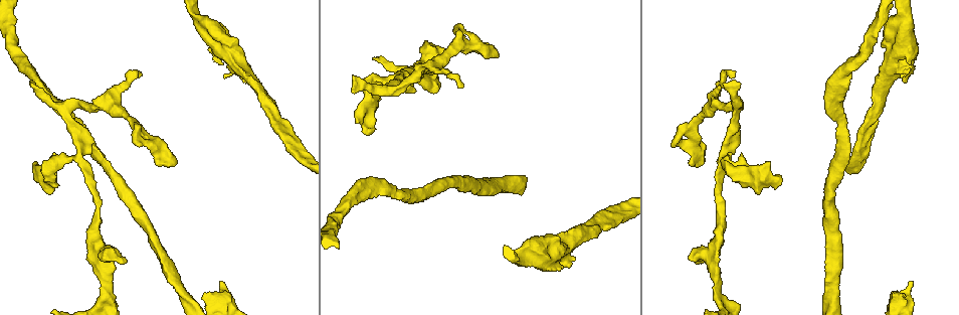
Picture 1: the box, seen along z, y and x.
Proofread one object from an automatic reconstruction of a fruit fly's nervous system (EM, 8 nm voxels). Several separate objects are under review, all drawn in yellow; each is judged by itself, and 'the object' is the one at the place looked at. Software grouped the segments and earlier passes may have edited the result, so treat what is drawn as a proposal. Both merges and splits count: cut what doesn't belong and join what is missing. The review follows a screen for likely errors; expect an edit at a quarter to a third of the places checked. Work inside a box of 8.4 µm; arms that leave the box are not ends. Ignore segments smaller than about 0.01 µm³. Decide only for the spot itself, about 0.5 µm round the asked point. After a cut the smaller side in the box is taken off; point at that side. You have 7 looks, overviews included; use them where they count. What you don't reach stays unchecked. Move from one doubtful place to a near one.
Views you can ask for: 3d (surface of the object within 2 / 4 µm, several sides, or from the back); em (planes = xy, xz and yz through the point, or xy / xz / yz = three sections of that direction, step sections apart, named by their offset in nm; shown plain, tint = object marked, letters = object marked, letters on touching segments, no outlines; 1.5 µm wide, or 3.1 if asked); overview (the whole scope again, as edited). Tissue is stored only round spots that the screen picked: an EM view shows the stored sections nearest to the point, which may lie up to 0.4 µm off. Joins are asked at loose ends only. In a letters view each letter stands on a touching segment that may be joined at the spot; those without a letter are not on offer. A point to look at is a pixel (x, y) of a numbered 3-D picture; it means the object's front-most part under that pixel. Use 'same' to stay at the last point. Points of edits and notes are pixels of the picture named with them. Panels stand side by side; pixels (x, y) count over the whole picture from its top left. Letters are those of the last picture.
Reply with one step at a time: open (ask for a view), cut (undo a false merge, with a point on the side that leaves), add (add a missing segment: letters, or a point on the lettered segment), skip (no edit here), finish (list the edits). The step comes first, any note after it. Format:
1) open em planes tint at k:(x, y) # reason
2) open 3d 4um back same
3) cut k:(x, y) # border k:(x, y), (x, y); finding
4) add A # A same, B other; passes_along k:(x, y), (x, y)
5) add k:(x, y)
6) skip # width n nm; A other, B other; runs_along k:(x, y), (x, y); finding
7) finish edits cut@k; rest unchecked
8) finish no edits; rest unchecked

open 3d 4um back at 1:(219, 284) # free end

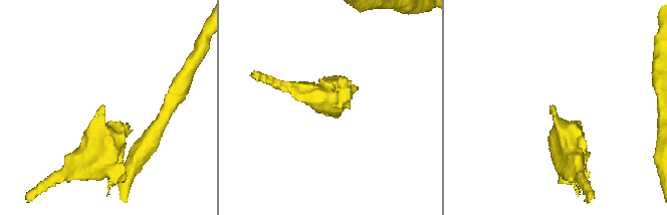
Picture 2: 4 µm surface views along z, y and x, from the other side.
open em xy step 4 tint at 2:(550, 106)

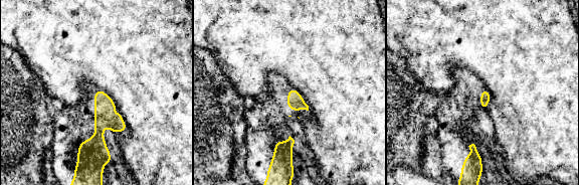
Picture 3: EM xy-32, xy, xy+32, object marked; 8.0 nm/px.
open em planes letters same # another direction

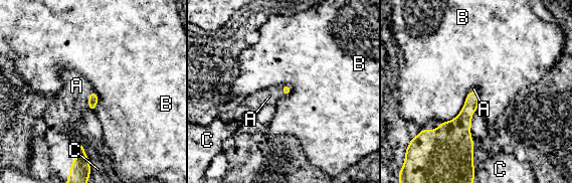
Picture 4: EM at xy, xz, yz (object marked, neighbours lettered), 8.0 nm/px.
add A # A same, B other, C other; passes_along 4:(286, 89), (281, 92), (269, 96); the neuron continues

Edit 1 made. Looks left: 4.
open overview

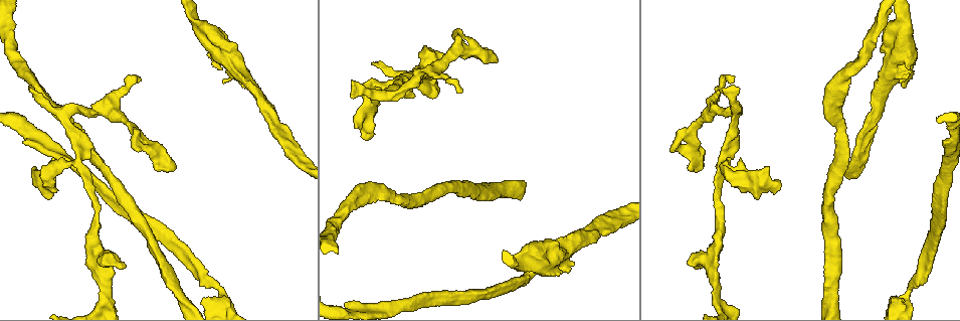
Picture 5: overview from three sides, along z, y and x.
open 3d 2um at 5:(860, 137) # free end

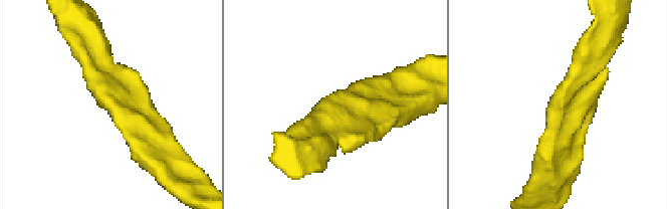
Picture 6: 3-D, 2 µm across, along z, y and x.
open em planes letters at 6:(321, 101)

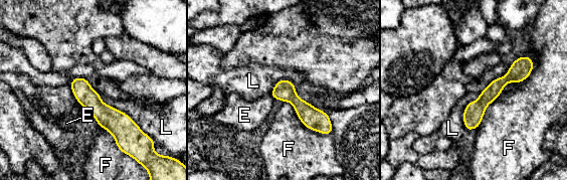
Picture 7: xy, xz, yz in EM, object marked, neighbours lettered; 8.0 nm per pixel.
skip # width 160 nm; E other, F other, L other; border 7:(269, 93), (289, 79), (311, 105); none of them fits

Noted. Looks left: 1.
finish edits add@4; rest unchecked

